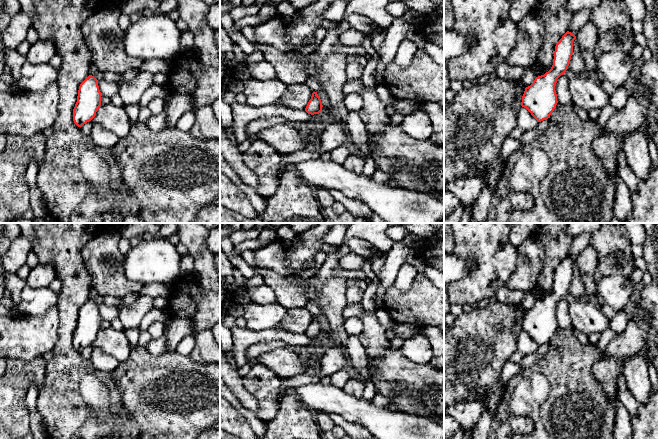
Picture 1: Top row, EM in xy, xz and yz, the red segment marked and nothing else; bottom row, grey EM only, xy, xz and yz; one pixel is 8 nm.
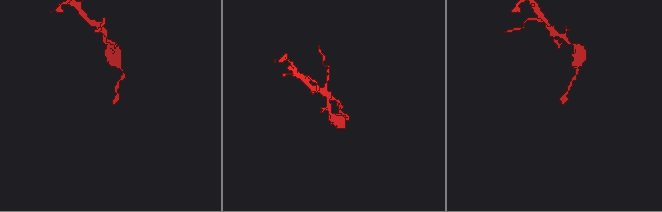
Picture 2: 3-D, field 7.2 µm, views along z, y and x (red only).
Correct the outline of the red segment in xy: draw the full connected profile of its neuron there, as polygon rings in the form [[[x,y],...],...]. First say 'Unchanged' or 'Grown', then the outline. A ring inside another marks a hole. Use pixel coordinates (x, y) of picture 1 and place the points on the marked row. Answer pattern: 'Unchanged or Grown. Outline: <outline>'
Unchanged. Outline: [[[89,75],[79,86],[77,102],[73,109],[73,121],[78,127],[95,117],[101,106],[101,96],[98,80]]]

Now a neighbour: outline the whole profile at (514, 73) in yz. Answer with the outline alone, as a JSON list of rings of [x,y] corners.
[[[506,61],[497,65],[494,70],[496,77],[500,79],[519,80],[524,74],[524,68],[520,66],[510,66]]]

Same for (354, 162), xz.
[[[352,152],[345,160],[343,166],[356,174],[362,174],[365,157],[360,153]]]

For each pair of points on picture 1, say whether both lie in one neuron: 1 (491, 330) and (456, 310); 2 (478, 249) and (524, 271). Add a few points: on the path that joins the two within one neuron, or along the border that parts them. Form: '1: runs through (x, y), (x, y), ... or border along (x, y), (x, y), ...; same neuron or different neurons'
1: border along (463, 311), (456, 317); different neurons
2: border along (517, 248), (515, 268), (505, 284); different neurons

